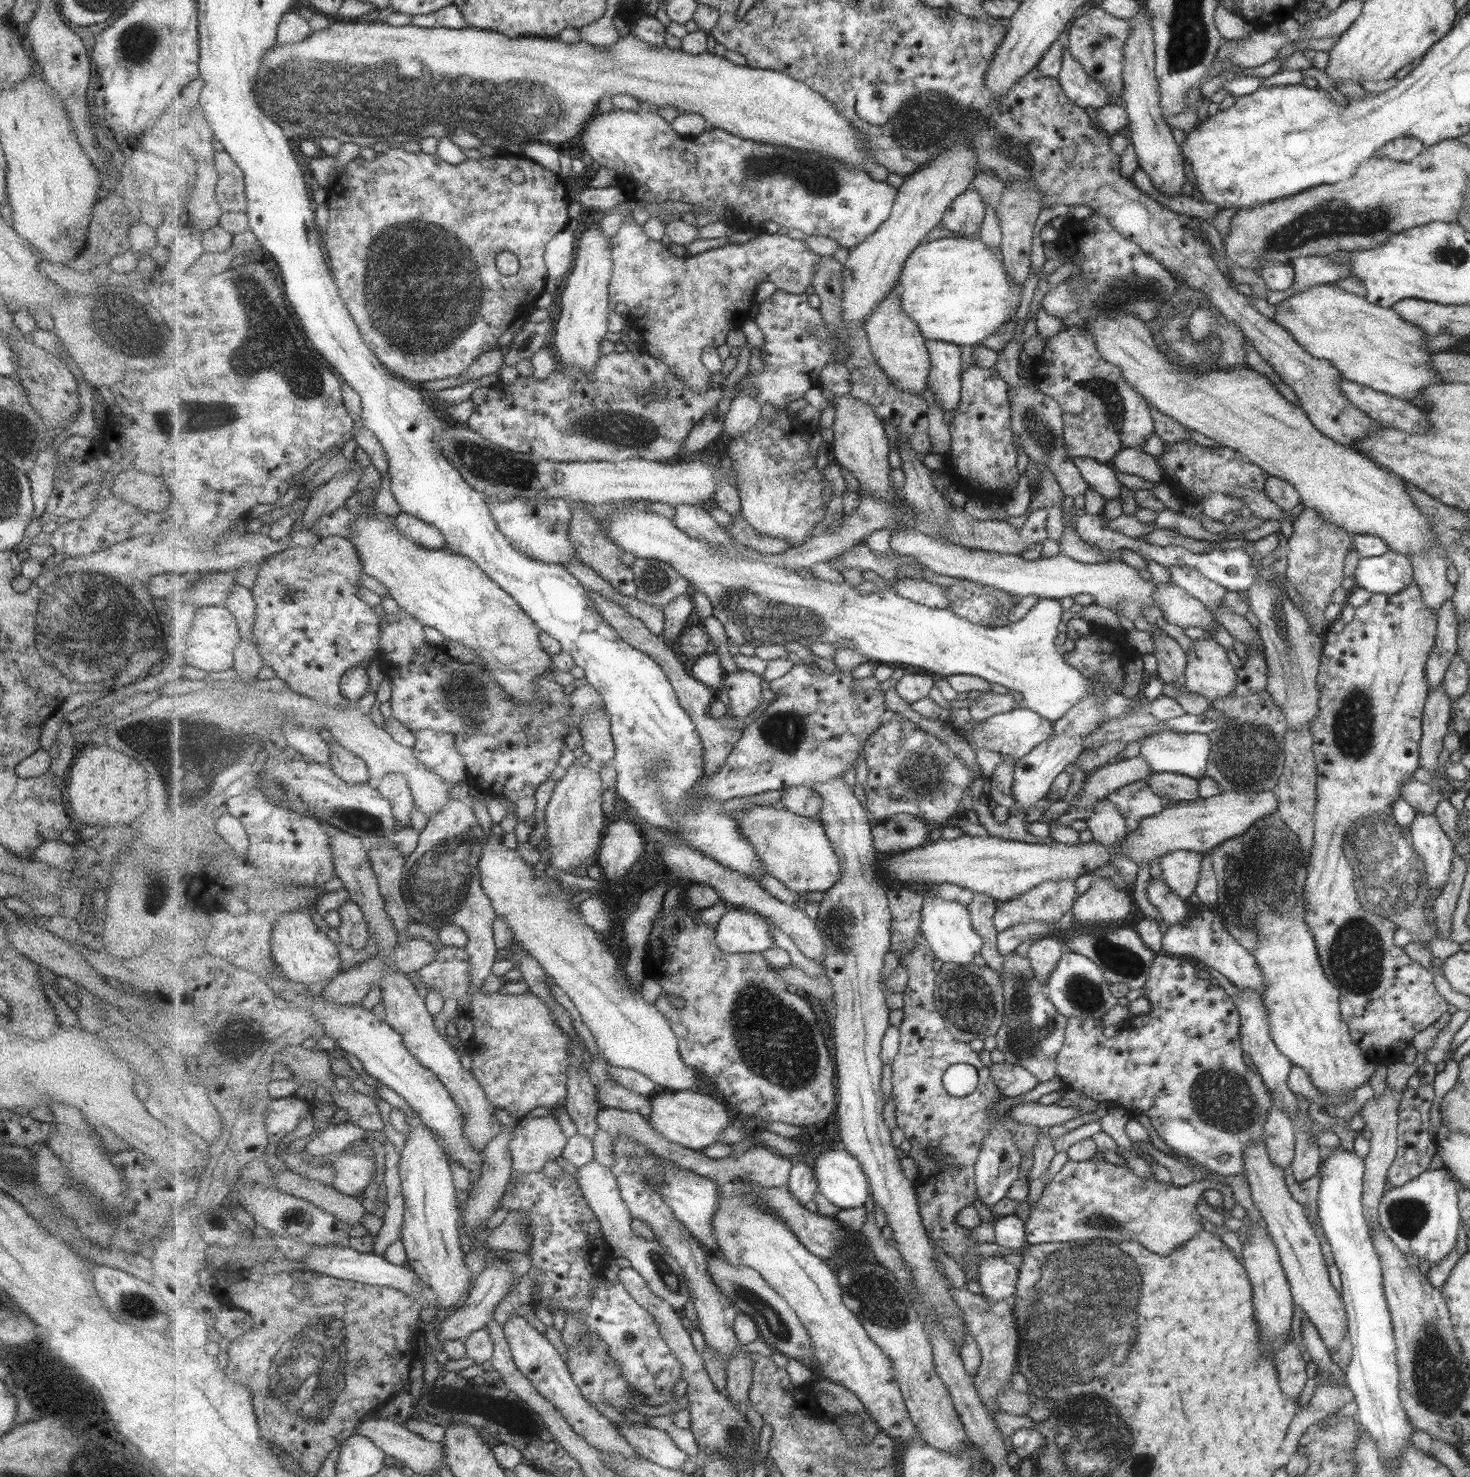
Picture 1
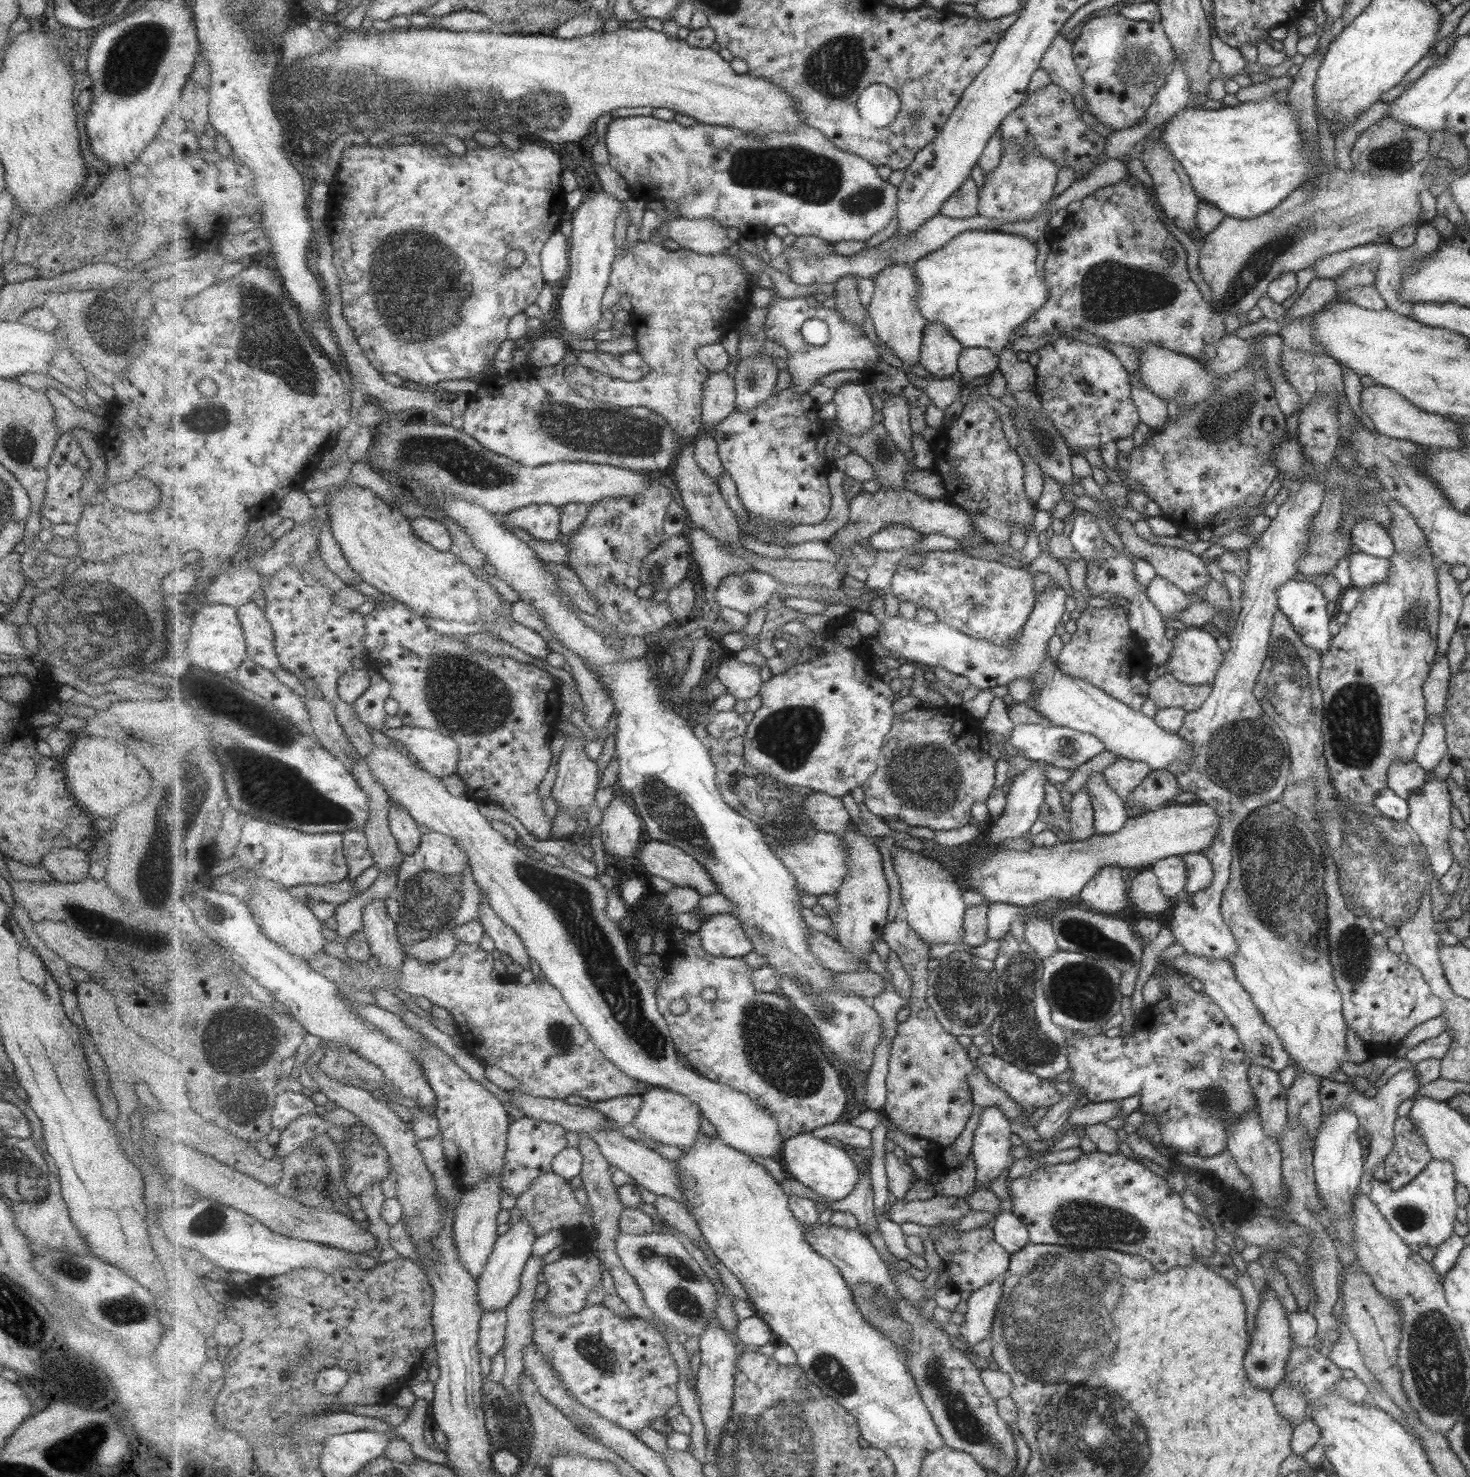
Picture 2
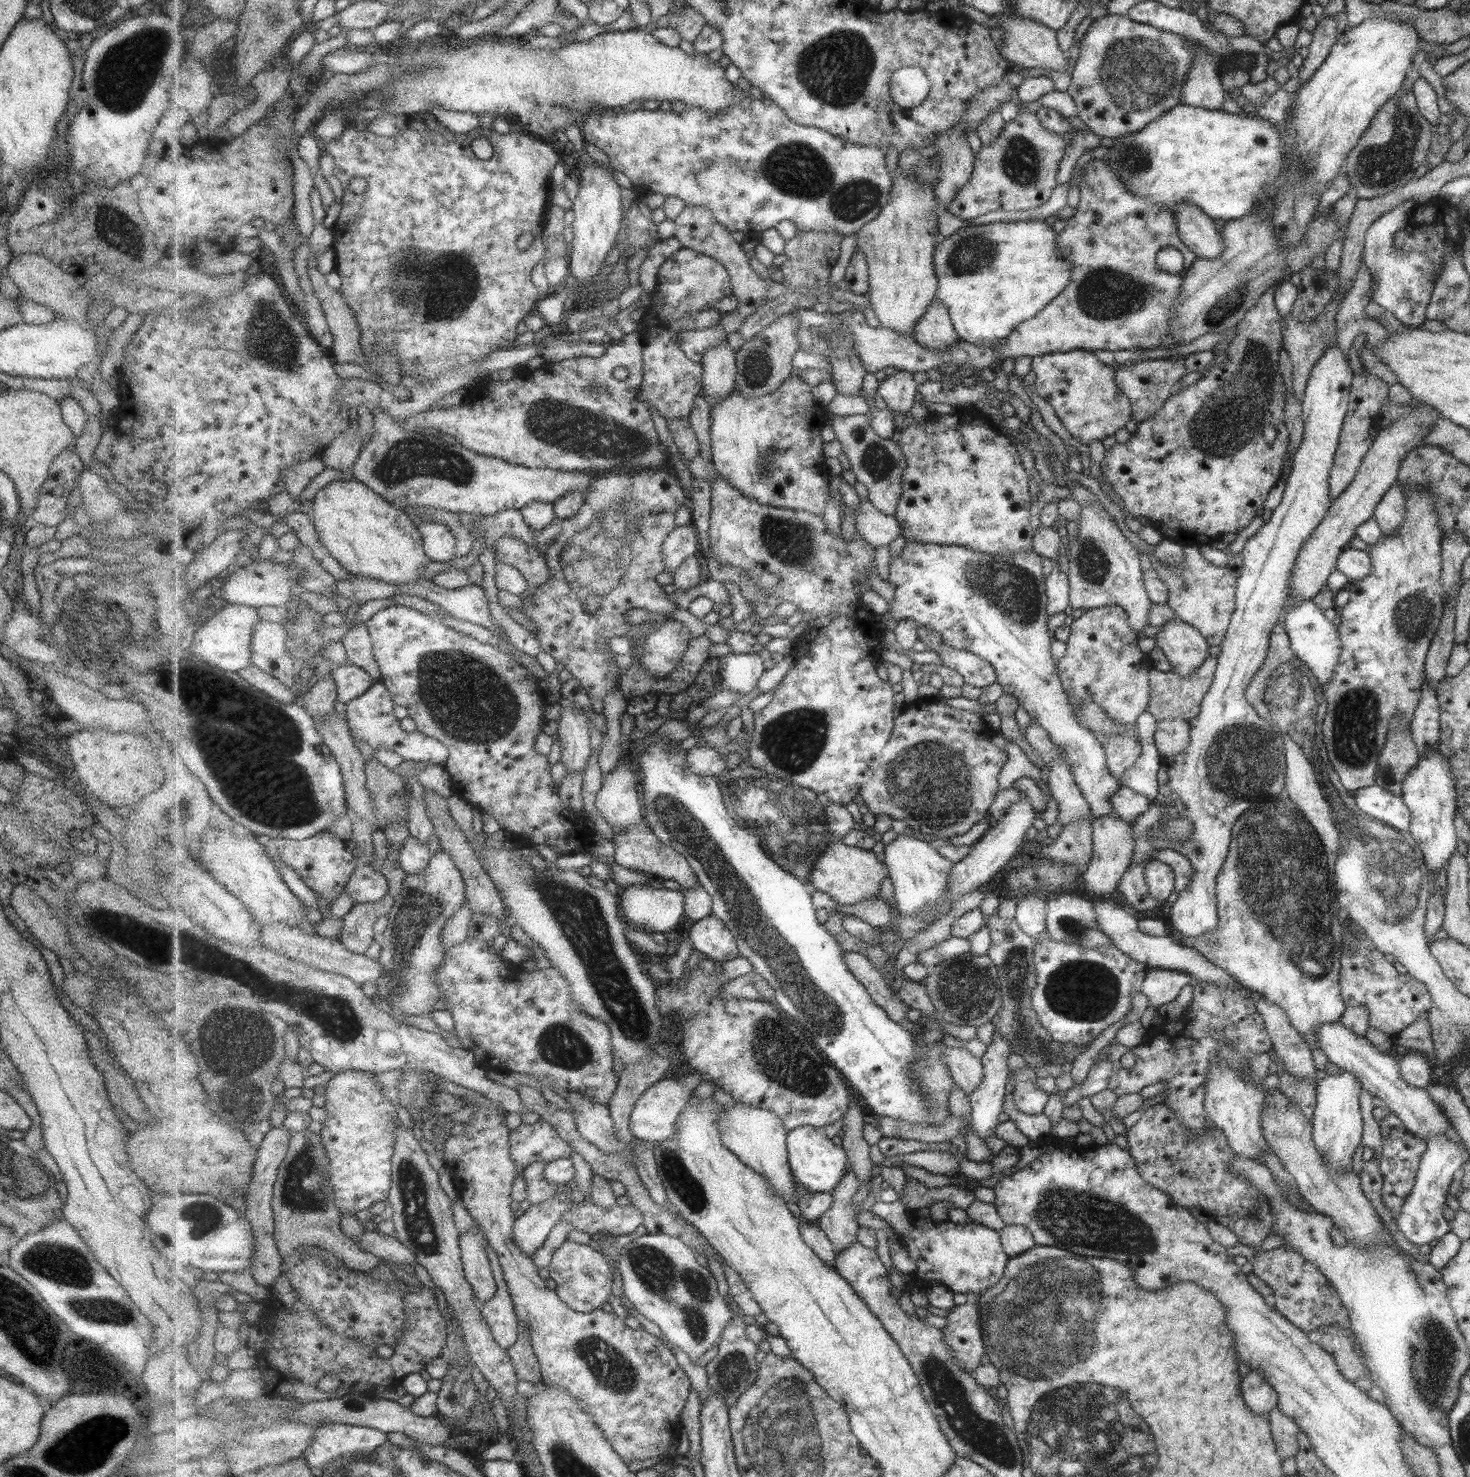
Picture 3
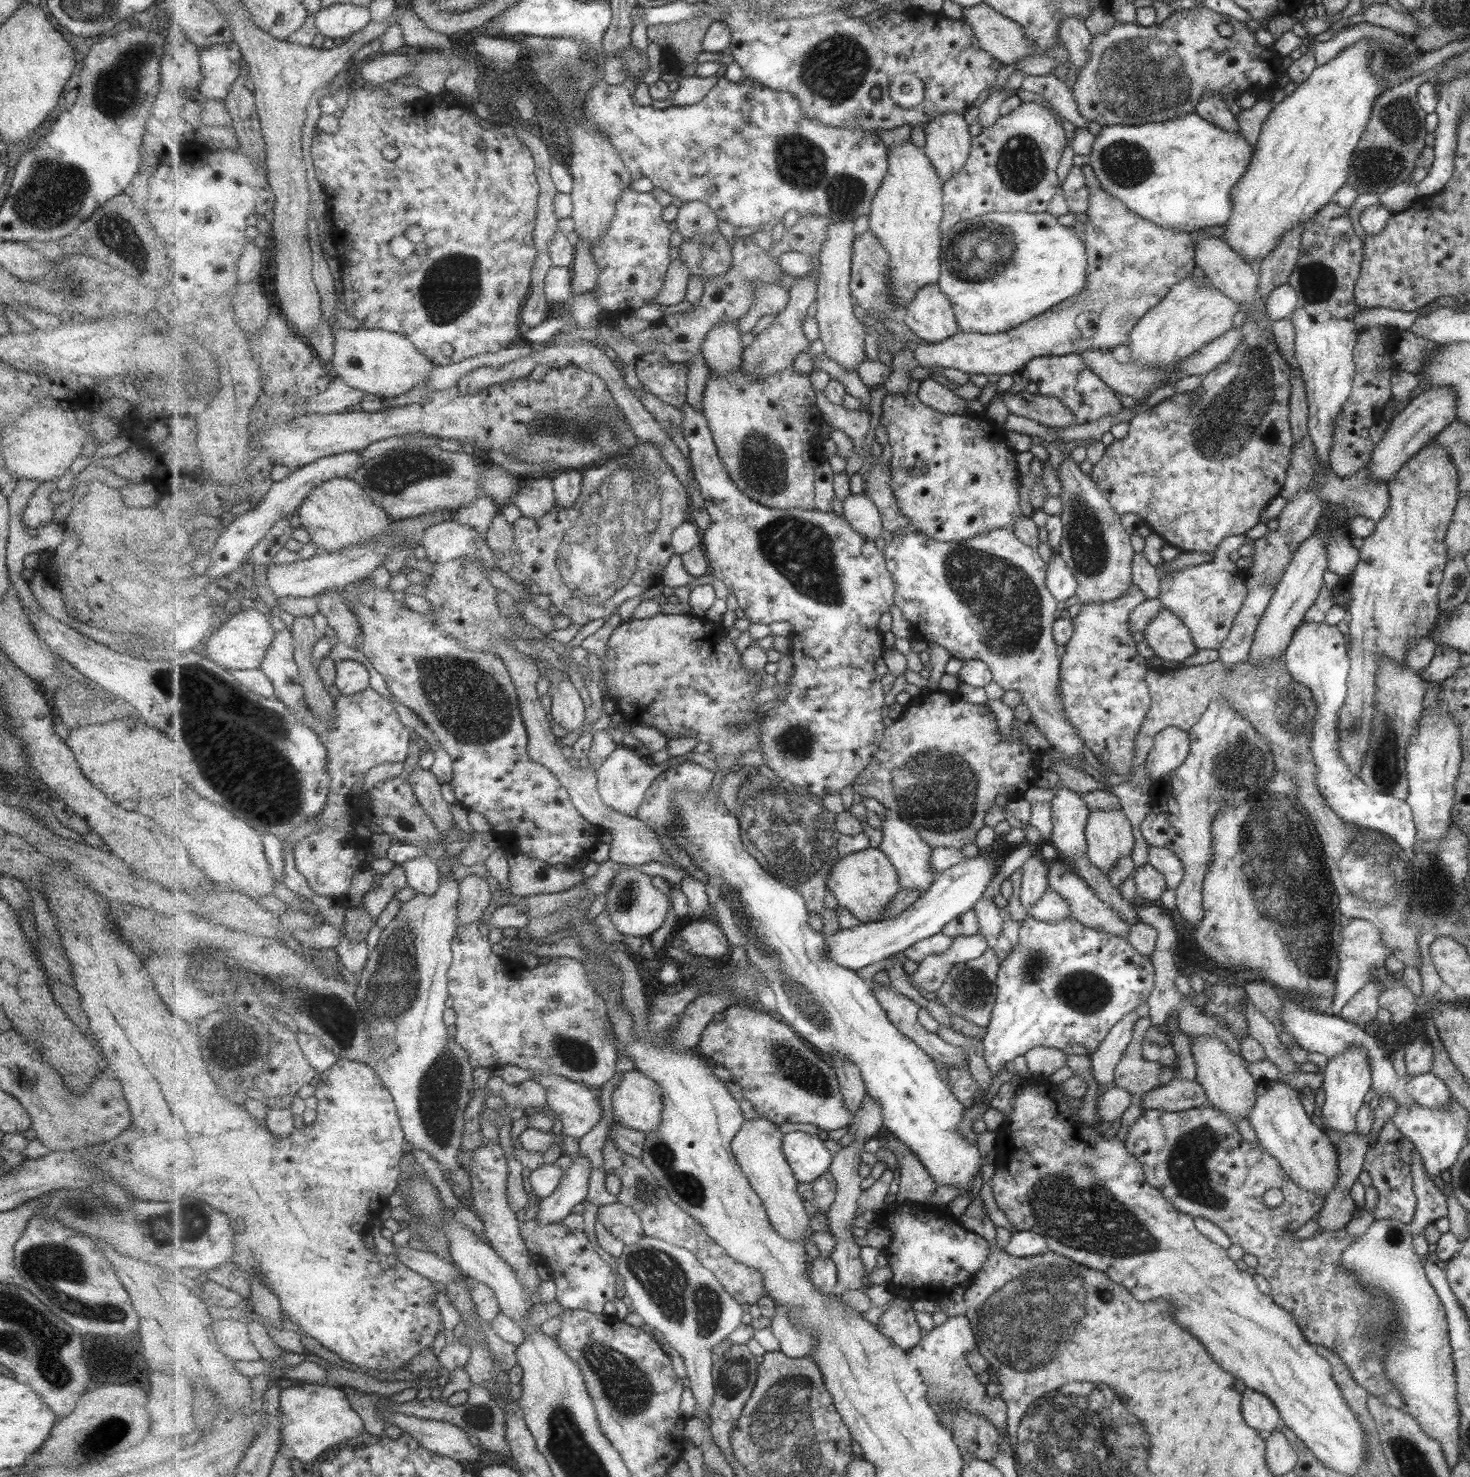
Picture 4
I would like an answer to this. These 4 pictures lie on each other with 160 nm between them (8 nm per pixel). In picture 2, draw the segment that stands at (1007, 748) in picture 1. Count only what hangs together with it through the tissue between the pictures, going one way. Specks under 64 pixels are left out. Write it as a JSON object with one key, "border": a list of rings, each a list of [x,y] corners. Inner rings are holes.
{"border":[[[1037,724],[1013,726],[1009,739],[1005,739],[1005,741],[1005,746],[1017,755],[1023,754],[1030,761],[1046,762],[1048,766],[1066,768],[1067,770],[1076,769],[1092,756],[1104,750],[1101,742],[1094,736],[1055,725],[1051,727]]]}

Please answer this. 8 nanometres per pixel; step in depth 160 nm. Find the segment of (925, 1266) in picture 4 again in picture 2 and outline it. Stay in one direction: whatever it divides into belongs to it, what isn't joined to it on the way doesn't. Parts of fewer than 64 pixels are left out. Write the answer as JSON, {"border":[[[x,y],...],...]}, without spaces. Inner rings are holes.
{"border":[[[977,1228],[967,1233],[947,1229],[933,1243],[941,1264],[950,1272],[950,1284],[957,1290],[967,1290],[971,1294],[1000,1278],[1010,1262],[1010,1254],[995,1242],[992,1229]]]}

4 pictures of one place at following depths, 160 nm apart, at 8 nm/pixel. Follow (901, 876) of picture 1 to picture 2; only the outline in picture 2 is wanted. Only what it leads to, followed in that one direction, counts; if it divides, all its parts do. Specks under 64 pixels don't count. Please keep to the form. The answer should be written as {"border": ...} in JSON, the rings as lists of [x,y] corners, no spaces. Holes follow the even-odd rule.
{"border":[[[1202,802],[1188,805],[1173,803],[1136,817],[1128,816],[1117,832],[1094,832],[1087,840],[1079,842],[1062,838],[1049,847],[1032,845],[1025,850],[971,847],[973,853],[967,852],[971,857],[965,862],[969,866],[969,878],[963,884],[973,888],[977,896],[984,896],[987,904],[1003,903],[1025,908],[1048,898],[1065,900],[1079,894],[1102,866],[1119,865],[1134,872],[1163,858],[1201,853],[1210,845],[1217,829],[1218,816],[1210,806]]]}

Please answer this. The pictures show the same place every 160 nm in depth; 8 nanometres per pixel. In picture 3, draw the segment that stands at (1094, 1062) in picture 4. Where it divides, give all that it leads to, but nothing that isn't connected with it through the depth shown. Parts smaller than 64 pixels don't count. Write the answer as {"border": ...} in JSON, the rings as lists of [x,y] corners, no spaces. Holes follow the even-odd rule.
{"border":[[[1109,1062],[1093,1064],[1081,1085],[1074,1085],[1067,1091],[1058,1092],[1063,1106],[1076,1103],[1080,1098],[1093,1096],[1105,1089],[1110,1076]]]}

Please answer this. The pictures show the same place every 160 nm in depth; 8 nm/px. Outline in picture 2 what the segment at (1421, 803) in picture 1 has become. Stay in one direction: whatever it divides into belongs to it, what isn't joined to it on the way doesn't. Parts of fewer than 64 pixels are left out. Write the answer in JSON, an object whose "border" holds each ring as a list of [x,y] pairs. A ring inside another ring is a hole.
{"border":[[[1395,759],[1386,774],[1386,787],[1393,790],[1399,798],[1406,799],[1423,786],[1426,776],[1427,771],[1414,759],[1410,761]]]}

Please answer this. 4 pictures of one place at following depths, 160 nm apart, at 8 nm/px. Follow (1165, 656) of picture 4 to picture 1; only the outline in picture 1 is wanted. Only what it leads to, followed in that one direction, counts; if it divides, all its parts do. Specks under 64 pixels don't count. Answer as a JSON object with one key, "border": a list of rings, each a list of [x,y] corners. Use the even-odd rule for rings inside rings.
{"border":[[[1195,639],[1185,653],[1183,678],[1188,691],[1203,695],[1209,702],[1232,693],[1236,670],[1215,640]]]}

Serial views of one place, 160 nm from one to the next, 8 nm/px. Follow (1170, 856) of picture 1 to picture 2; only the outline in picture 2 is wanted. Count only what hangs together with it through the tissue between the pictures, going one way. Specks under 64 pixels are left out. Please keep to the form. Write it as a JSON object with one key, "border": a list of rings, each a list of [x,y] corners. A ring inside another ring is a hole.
{"border":[[[1179,857],[1155,861],[1149,869],[1158,878],[1158,887],[1165,898],[1173,899],[1186,884],[1186,865]]]}

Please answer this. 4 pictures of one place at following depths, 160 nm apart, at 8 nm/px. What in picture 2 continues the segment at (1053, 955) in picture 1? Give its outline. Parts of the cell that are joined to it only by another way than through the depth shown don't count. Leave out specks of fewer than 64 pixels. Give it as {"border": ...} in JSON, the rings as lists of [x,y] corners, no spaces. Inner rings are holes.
{"border":[[[1035,915],[1035,918],[1024,920],[1023,924],[1025,926],[1023,939],[1041,960],[1045,960],[1047,956],[1051,956],[1057,950],[1048,919]]]}

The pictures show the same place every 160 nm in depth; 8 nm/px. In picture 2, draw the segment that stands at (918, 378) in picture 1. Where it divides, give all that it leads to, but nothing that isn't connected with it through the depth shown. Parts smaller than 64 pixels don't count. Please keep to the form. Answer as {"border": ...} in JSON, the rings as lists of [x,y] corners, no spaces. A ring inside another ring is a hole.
{"border":[[[901,263],[886,266],[873,279],[875,291],[869,305],[869,314],[877,337],[902,362],[912,365],[921,360],[924,330],[930,323],[918,303],[920,284],[915,266]]]}

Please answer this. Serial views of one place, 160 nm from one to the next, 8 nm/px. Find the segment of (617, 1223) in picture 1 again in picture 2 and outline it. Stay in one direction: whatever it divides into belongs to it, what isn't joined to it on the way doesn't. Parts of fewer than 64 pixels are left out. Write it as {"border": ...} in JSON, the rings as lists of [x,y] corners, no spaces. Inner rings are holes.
{"border":[[[655,1230],[649,1235],[631,1235],[620,1231],[618,1253],[622,1263],[638,1282],[647,1306],[668,1326],[684,1332],[688,1338],[699,1339],[718,1316],[721,1294],[711,1278],[701,1270],[697,1260],[687,1252],[683,1242],[669,1233]]]}

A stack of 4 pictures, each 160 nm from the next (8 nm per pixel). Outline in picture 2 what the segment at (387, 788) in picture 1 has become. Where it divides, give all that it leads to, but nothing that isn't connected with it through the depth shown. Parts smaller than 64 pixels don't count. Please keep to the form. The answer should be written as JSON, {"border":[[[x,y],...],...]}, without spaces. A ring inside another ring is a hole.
{"border":[[[391,799],[390,827],[398,840],[399,850],[406,856],[415,854],[421,846],[424,834],[417,823],[404,806]]]}

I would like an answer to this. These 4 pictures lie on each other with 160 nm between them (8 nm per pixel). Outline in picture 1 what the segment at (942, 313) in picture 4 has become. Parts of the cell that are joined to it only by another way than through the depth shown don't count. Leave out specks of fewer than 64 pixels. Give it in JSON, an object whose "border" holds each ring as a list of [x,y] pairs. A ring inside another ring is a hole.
{"border":[[[926,339],[926,345],[932,360],[928,386],[936,394],[936,399],[944,406],[944,411],[955,410],[953,412],[955,415],[962,399],[963,364],[961,364],[961,347],[941,339]]]}

